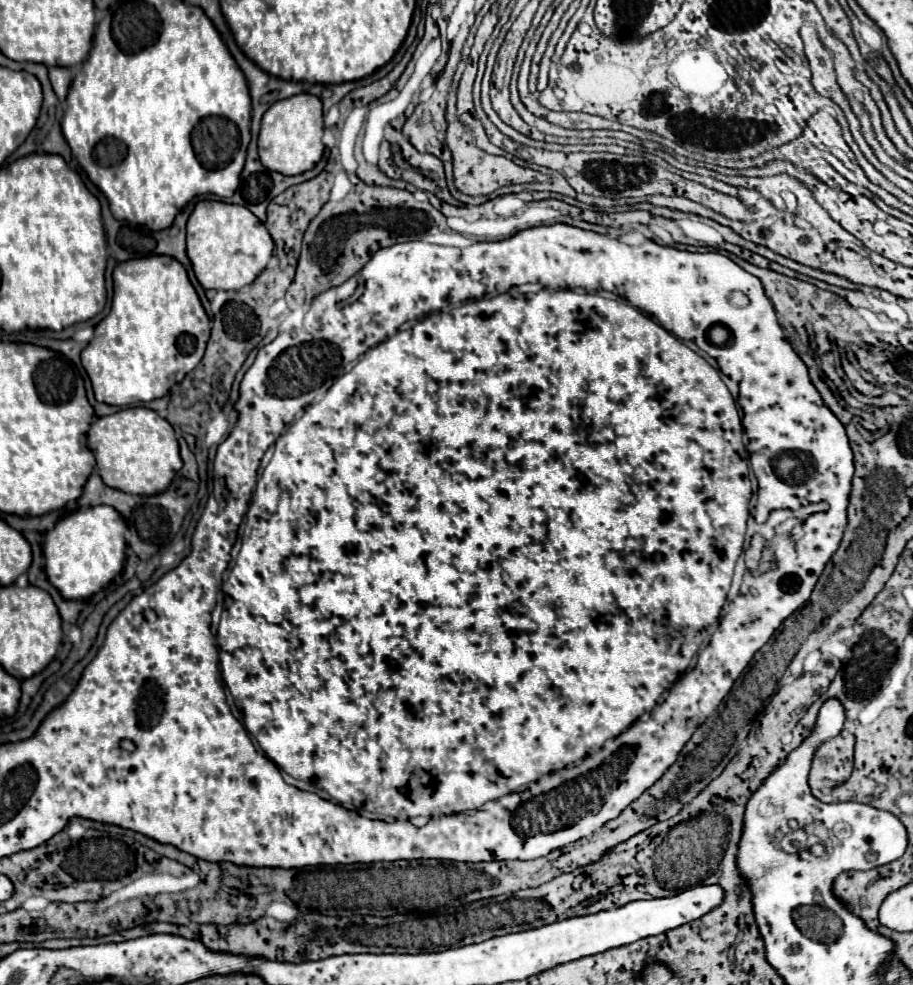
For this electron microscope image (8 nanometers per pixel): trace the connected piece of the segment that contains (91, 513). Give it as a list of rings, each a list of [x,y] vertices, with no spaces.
[[[97,505],[71,513],[45,535],[45,573],[63,599],[89,599],[123,569],[125,529],[125,521],[113,507]]]

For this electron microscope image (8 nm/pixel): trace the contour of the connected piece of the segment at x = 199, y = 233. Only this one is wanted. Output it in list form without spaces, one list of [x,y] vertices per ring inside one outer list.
[[[205,199],[195,205],[187,221],[187,255],[203,289],[237,291],[245,285],[251,285],[255,277],[267,267],[271,253],[271,235],[255,215],[245,211],[245,207],[213,199]]]

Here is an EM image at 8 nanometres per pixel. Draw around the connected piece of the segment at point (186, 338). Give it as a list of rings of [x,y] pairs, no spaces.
[[[151,255],[151,257],[131,259],[131,261],[119,263],[119,265],[115,267],[115,271],[113,271],[113,283],[115,283],[115,285],[113,285],[115,293],[113,293],[111,313],[95,327],[95,337],[91,339],[91,343],[89,343],[89,345],[83,349],[83,353],[81,353],[83,367],[85,367],[91,383],[93,383],[95,399],[97,399],[97,401],[103,401],[103,403],[107,403],[107,405],[119,405],[119,407],[121,407],[121,405],[133,405],[133,403],[145,403],[145,401],[159,399],[159,397],[167,395],[169,389],[171,389],[175,383],[183,381],[183,377],[185,377],[189,371],[193,371],[193,369],[197,367],[197,363],[201,361],[201,357],[203,357],[203,353],[205,353],[205,345],[207,345],[207,341],[209,341],[209,317],[207,317],[207,313],[205,313],[205,309],[203,309],[203,305],[201,305],[201,301],[199,301],[199,297],[197,297],[191,281],[189,281],[189,277],[187,277],[187,271],[185,271],[183,265],[181,265],[177,259],[173,259],[173,257]]]

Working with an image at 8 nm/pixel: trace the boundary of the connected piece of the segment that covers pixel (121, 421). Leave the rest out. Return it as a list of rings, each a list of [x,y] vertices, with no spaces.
[[[147,407],[99,417],[87,433],[87,445],[93,455],[97,451],[97,469],[103,483],[131,495],[157,495],[165,491],[183,467],[173,427]]]

